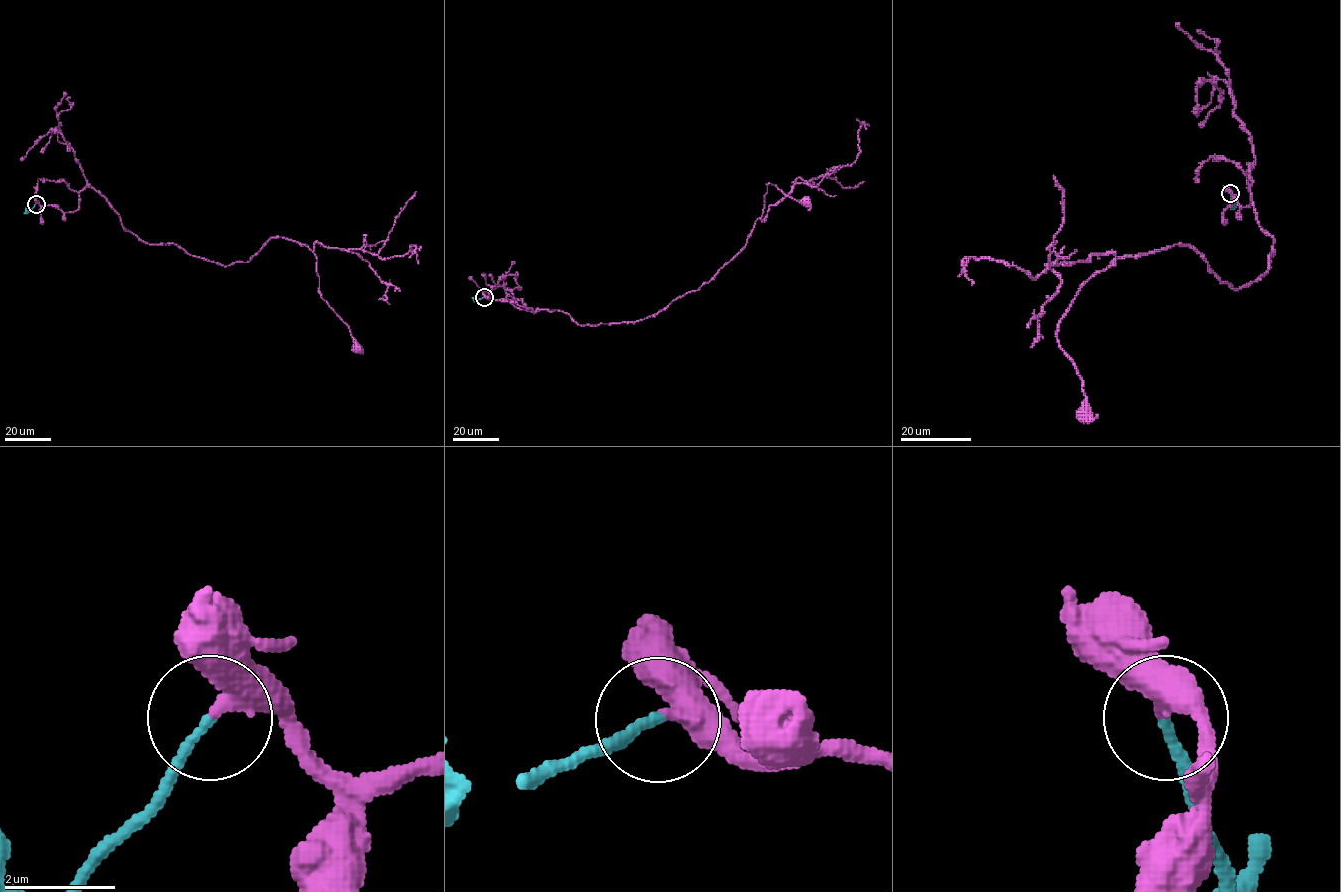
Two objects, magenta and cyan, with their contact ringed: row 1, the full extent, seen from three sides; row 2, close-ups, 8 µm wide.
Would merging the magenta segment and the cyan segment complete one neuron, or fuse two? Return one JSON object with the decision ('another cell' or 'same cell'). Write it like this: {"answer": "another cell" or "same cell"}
{"answer": "same cell"}

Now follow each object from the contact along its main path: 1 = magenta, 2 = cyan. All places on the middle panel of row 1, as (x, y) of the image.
1: (484, 297), (560, 310), (582, 325), (635, 322), (731, 260), (762, 215), (767, 184), (807, 201)
2: (484, 297), (472, 297)

